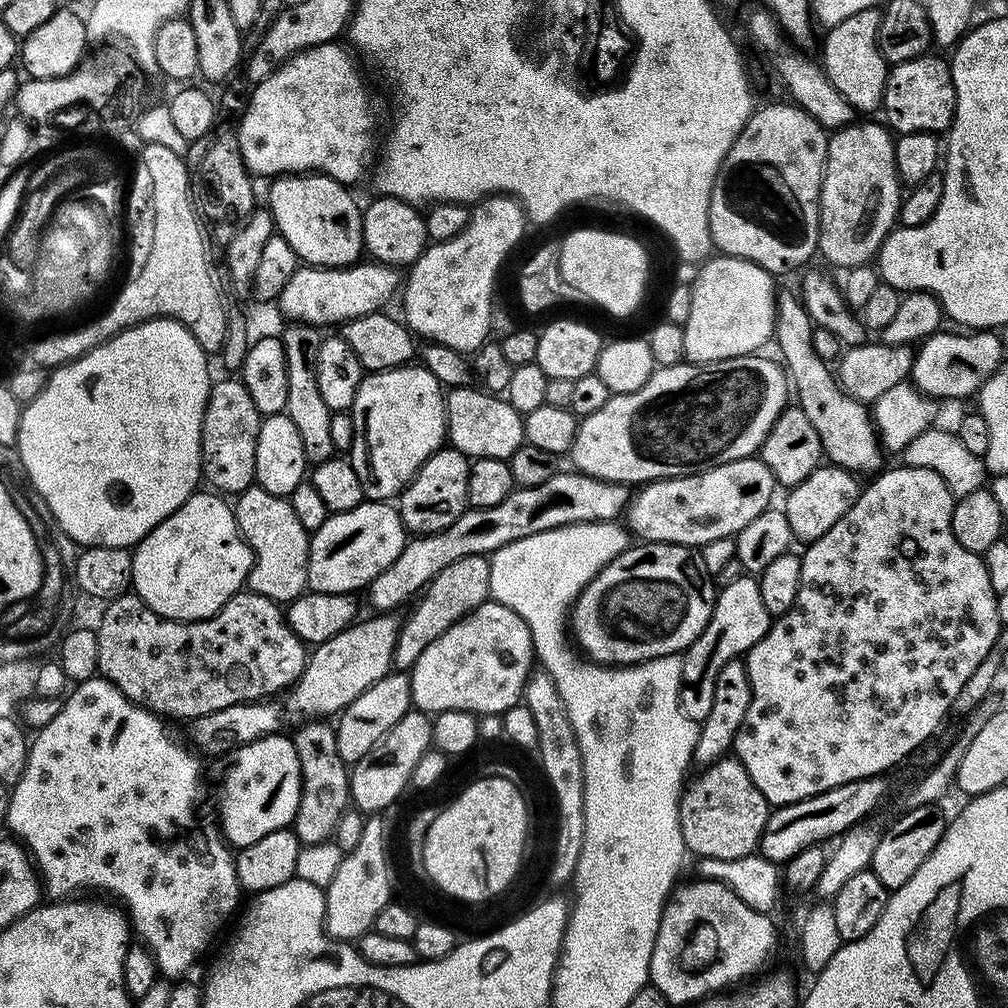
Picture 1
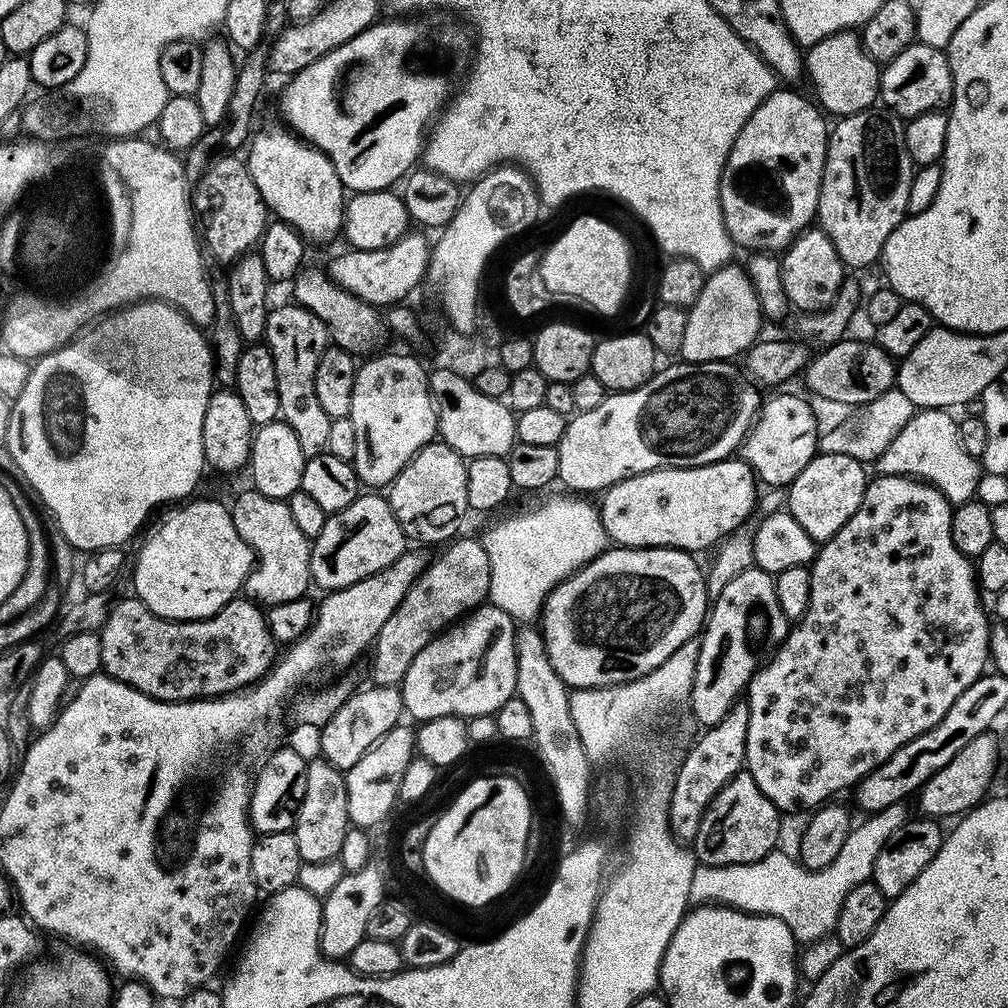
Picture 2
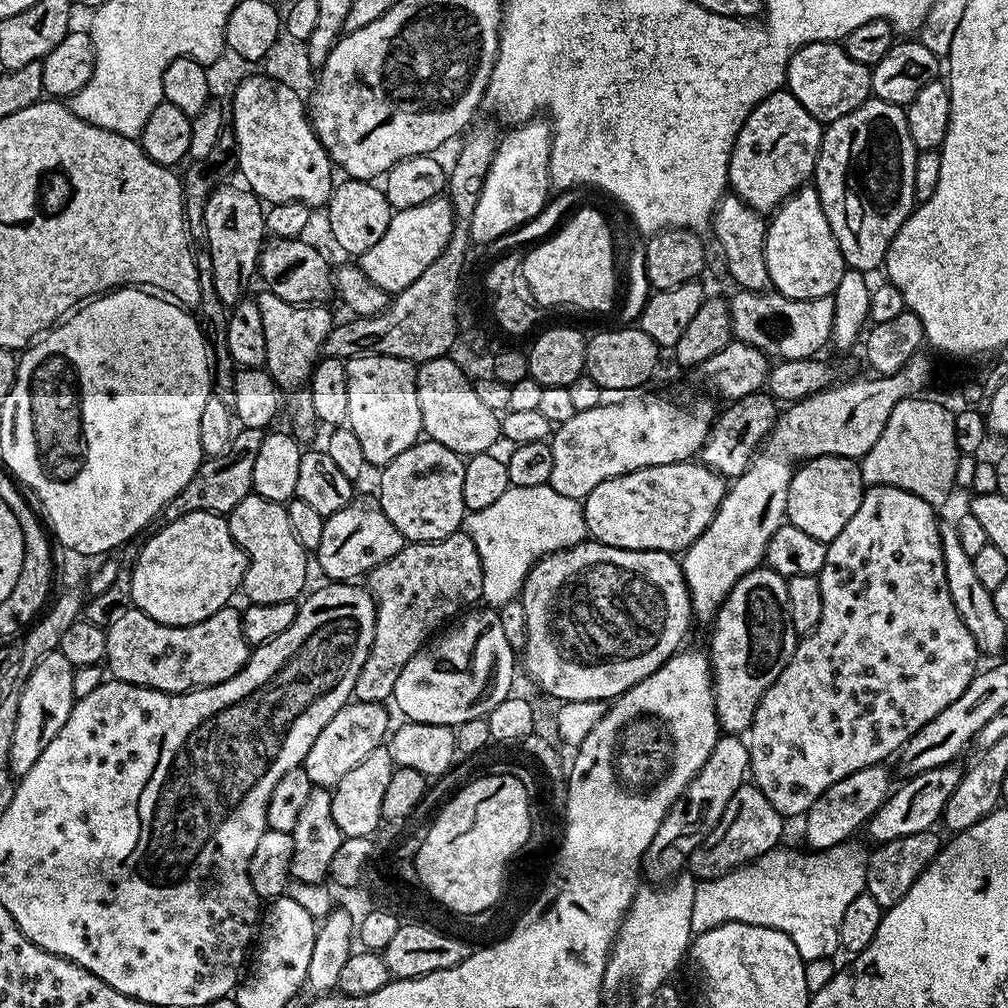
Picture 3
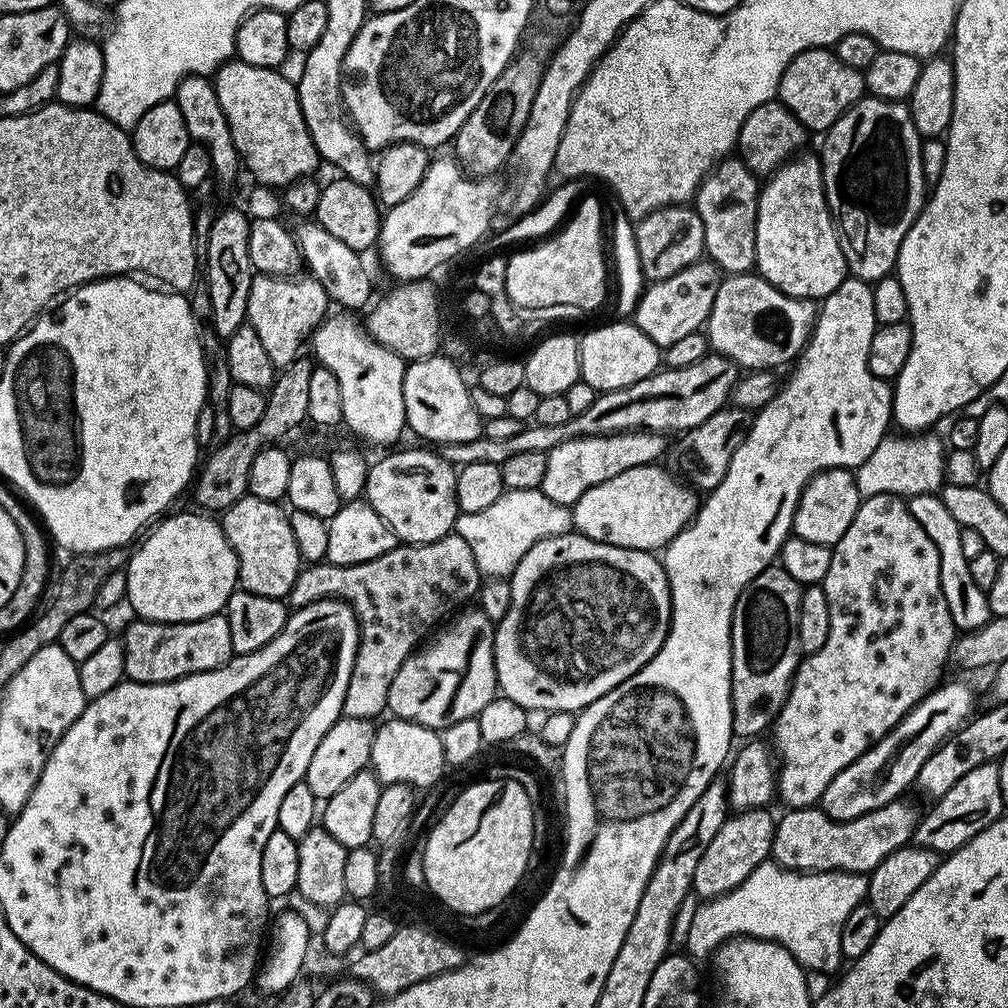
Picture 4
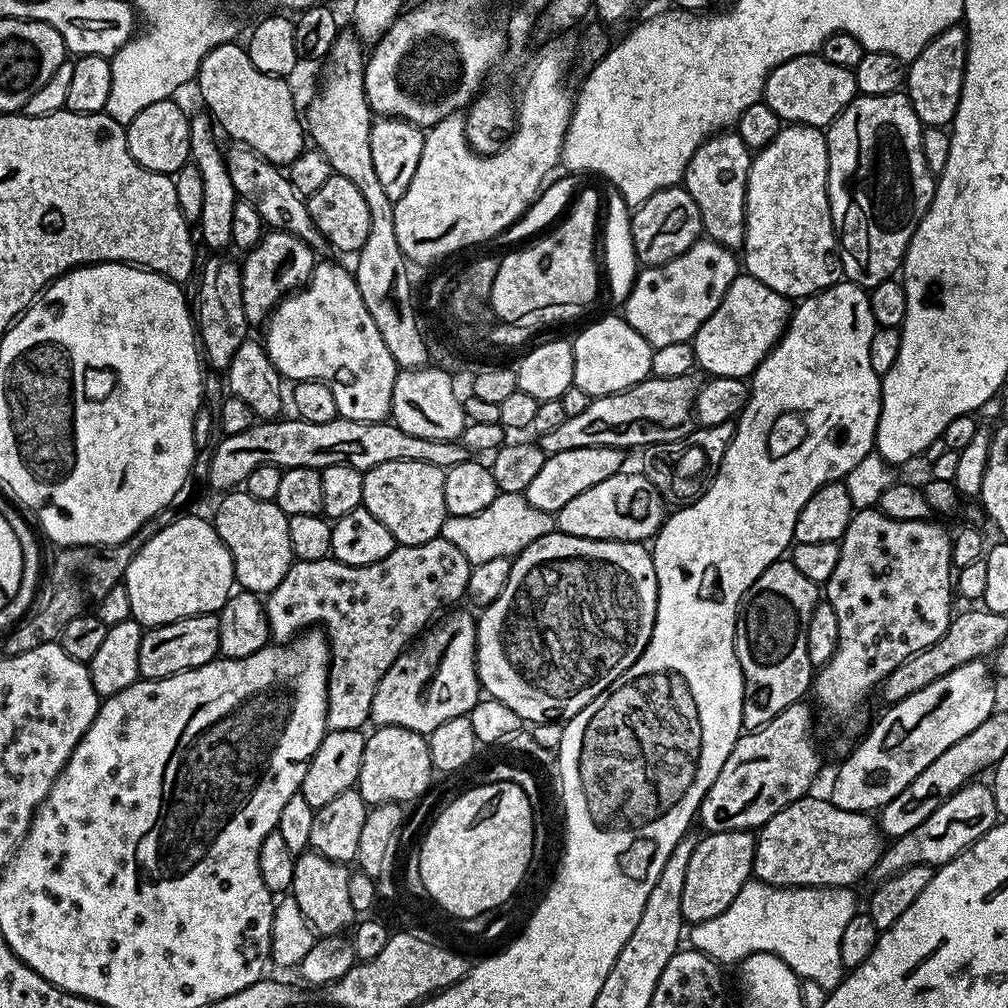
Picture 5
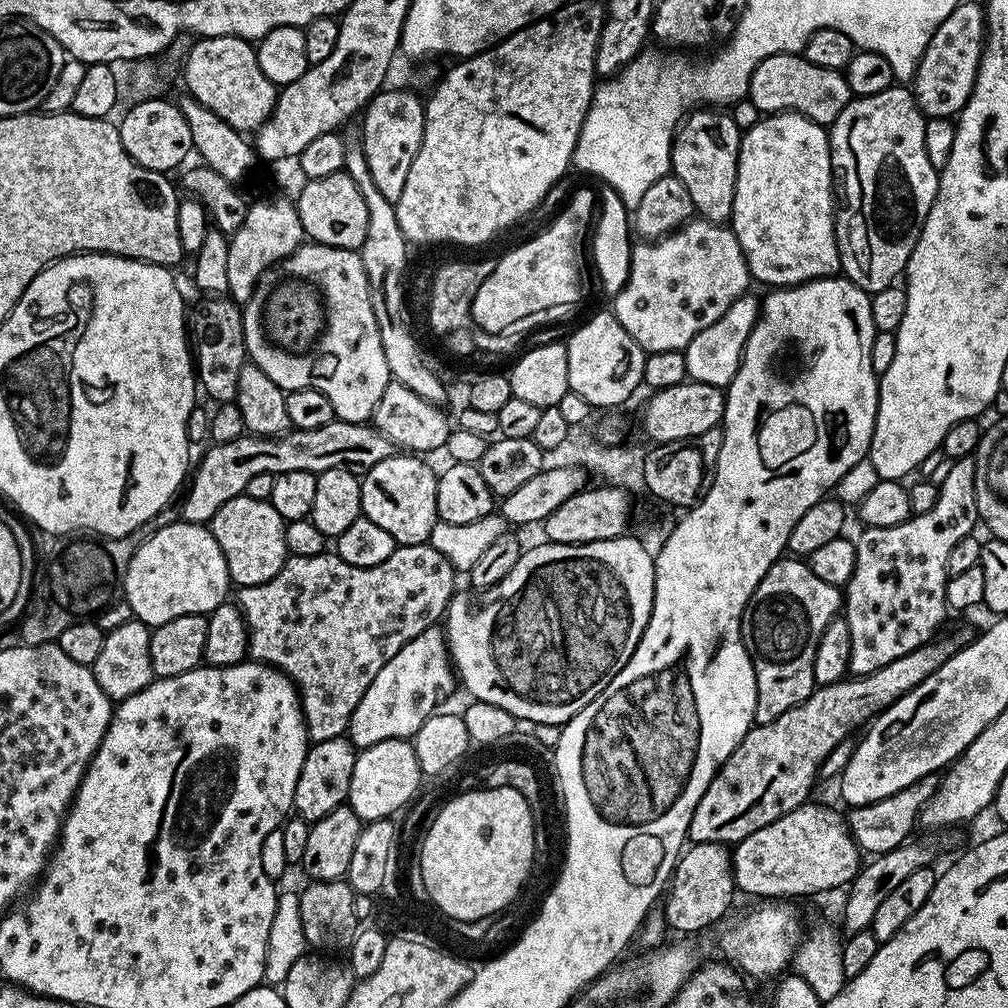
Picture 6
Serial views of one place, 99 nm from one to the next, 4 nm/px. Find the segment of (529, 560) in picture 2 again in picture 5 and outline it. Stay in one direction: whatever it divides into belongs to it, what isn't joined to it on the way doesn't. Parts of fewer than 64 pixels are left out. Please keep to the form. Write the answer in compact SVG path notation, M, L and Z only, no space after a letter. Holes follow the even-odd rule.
M500 492L486 510L478 510L478 514L469 516L449 516L445 520L440 536L454 542L462 554L466 554L469 562L481 564L490 562L490 558L515 558L521 550L530 546L538 538L553 531L554 516L551 512L534 510L523 494L518 492Z

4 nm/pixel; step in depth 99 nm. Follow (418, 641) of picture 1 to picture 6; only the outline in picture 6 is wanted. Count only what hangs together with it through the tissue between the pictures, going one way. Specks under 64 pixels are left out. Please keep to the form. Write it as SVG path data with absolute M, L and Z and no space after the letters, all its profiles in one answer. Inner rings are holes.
M427 542L401 544L396 547L394 554L390 554L390 558L386 558L386 562L369 568L350 566L350 562L342 562L342 558L335 554L289 555L284 561L282 570L278 570L278 574L274 574L274 578L270 578L270 582L239 589L238 611L248 634L248 656L253 661L280 669L285 676L291 678L297 692L300 693L300 709L304 711L304 725L308 728L308 739L312 744L341 739L347 733L348 723L358 706L358 702L362 702L362 694L366 694L370 682L374 682L375 676L378 675L378 670L382 670L382 666L386 666L386 662L390 662L390 658L394 658L394 654L398 654L398 650L402 650L402 646L406 646L406 642L410 642L418 634L422 634L426 629L433 627L437 623L436 619L439 616L441 619L447 613L448 604L452 601L458 588L456 579L458 579L458 573L452 567L452 563L446 558L442 558L442 554L438 554L438 550L434 550L434 546Z

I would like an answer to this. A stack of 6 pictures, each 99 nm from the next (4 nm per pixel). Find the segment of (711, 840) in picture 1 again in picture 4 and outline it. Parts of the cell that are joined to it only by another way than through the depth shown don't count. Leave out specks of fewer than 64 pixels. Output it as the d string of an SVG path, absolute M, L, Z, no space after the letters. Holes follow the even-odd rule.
M748 808L745 812L729 815L718 834L714 834L710 846L706 846L706 854L702 854L702 859L698 861L692 892L701 901L706 901L737 888L759 864L771 857L775 829L774 816L764 808Z

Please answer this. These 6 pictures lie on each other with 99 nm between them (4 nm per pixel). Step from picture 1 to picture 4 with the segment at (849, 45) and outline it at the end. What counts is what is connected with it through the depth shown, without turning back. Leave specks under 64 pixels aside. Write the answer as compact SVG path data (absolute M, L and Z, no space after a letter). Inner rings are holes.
M810 46L786 66L780 79L778 100L791 110L809 133L824 134L838 122L845 110L853 108L862 99L865 92L864 73L846 66L846 62L838 62L835 51L824 46Z

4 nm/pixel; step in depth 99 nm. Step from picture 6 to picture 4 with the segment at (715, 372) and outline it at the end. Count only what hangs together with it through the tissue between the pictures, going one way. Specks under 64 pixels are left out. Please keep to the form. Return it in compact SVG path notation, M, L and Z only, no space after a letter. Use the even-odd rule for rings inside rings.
M743 272L737 276L725 275L721 279L720 285L718 286L718 294L714 294L714 306L710 310L708 315L708 322L706 325L706 335L711 348L711 351L717 356L725 356L730 358L736 365L744 370L776 370L779 369L779 364L795 361L796 357L803 352L804 347L808 345L808 340L812 336L812 328L816 325L816 318L818 315L818 308L815 303L811 300L796 300L792 296L788 296L785 292L780 292L770 282L766 282L758 274L752 272Z

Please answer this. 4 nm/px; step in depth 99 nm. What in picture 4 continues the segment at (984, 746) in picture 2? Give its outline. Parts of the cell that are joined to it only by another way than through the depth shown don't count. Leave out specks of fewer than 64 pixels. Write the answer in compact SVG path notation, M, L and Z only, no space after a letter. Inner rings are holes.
M908 798L891 800L878 810L870 810L853 820L835 820L825 814L819 806L811 808L788 808L784 817L776 820L776 829L772 839L771 859L781 868L795 872L862 872L871 874L894 850L905 847L913 839L916 825L920 823L922 812L908 801Z

